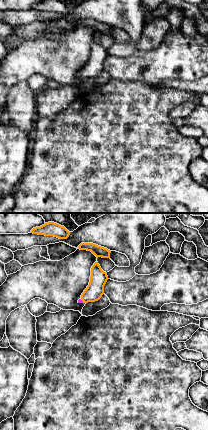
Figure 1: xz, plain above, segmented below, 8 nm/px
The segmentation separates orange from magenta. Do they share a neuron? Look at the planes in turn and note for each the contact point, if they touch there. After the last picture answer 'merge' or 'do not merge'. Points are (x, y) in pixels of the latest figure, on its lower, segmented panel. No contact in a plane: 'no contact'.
contact (82, 300)

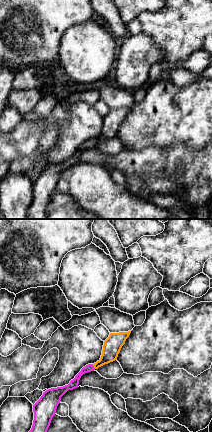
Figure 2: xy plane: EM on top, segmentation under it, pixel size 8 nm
contact (93, 365)

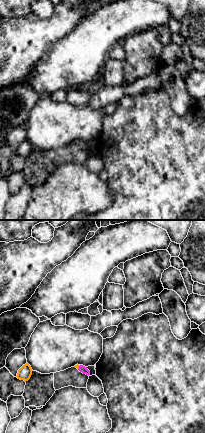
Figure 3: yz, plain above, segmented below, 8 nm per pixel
contact (78, 367)

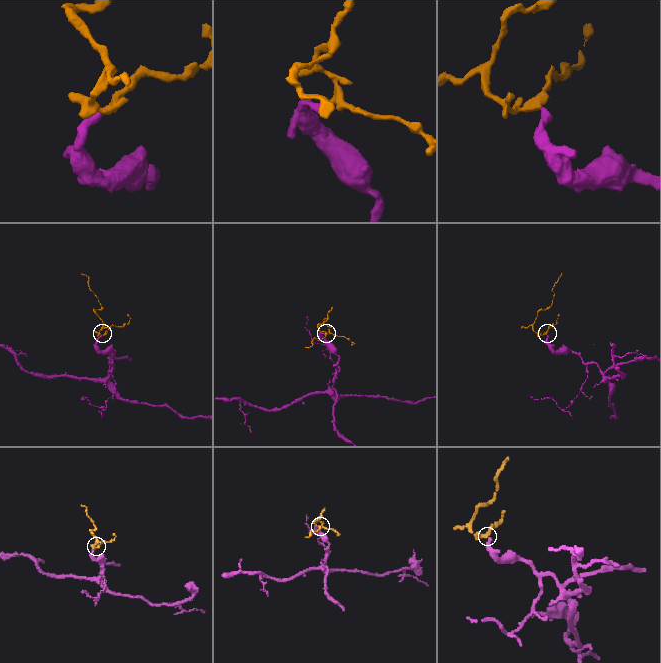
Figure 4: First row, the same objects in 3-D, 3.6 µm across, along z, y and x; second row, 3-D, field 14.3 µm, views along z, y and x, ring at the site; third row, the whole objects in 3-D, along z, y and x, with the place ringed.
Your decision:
merge

